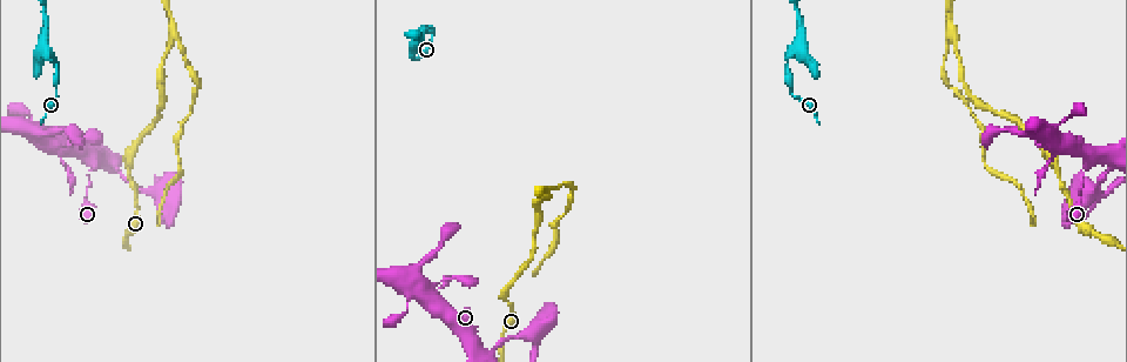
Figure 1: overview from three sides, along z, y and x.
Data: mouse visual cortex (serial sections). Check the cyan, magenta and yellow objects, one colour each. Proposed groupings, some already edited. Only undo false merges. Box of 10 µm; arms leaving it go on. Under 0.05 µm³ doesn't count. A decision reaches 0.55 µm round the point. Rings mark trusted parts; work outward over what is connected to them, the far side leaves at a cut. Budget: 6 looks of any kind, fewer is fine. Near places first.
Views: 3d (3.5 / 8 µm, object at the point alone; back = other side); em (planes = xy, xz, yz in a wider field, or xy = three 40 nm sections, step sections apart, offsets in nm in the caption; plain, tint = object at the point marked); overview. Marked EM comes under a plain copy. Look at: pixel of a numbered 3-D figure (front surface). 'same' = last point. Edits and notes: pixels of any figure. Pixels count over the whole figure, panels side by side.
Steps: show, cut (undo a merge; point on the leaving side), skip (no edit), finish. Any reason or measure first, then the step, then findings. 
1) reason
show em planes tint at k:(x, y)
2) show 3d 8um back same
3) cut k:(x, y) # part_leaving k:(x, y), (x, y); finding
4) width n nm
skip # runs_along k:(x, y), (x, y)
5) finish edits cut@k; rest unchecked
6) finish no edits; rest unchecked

sharp bend
show 3d 3.5um at 1:(418, 287)

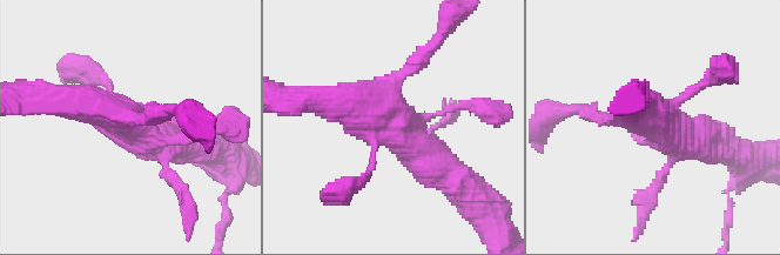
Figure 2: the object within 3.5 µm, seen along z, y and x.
need the tissue
show em planes tint at 2:(390, 124)

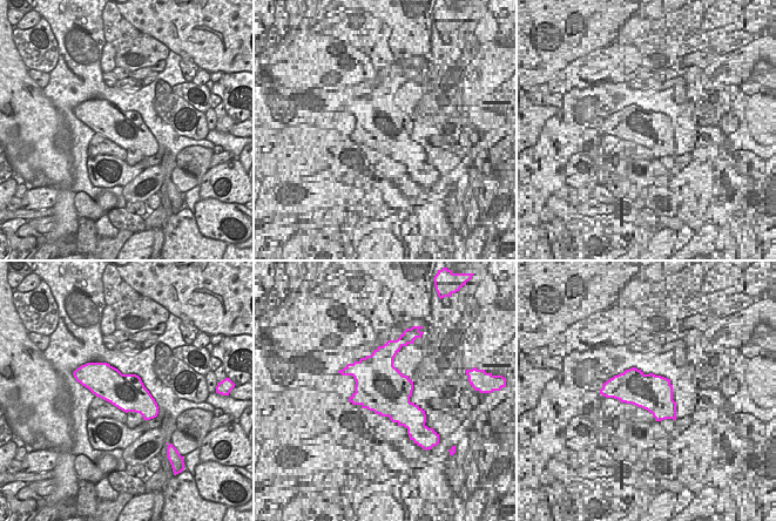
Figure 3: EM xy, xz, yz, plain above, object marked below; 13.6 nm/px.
skip # runs_along 2:(450, 178), (385, 111), (330, 102); one cell here

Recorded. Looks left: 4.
abrupt turn
show 3d 8um at 1:(1092, 192)

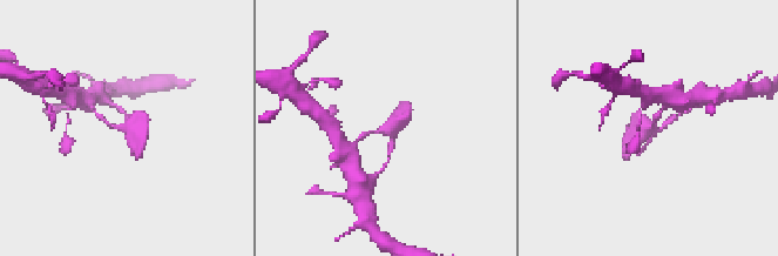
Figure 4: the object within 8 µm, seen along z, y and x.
show em xy step 5 tint same

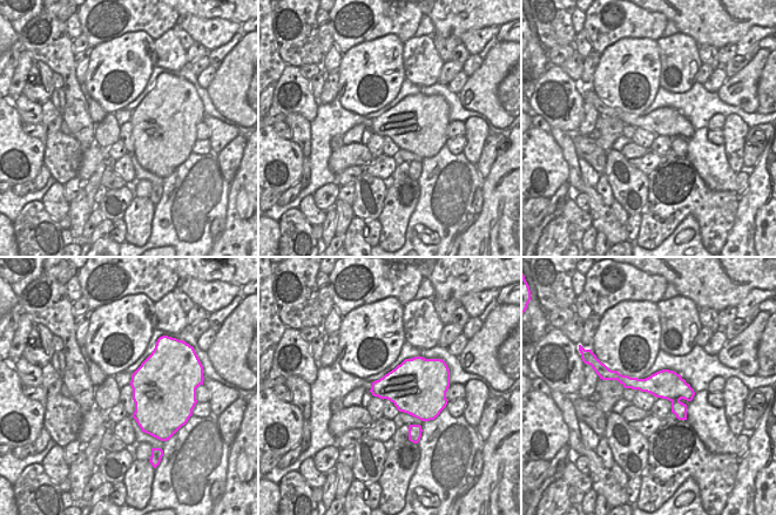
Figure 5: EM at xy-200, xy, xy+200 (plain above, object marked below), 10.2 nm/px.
skip # runs_along 5:(608, 374), (661, 385), (683, 417); one cell here

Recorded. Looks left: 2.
finish no edits; rest unchecked

